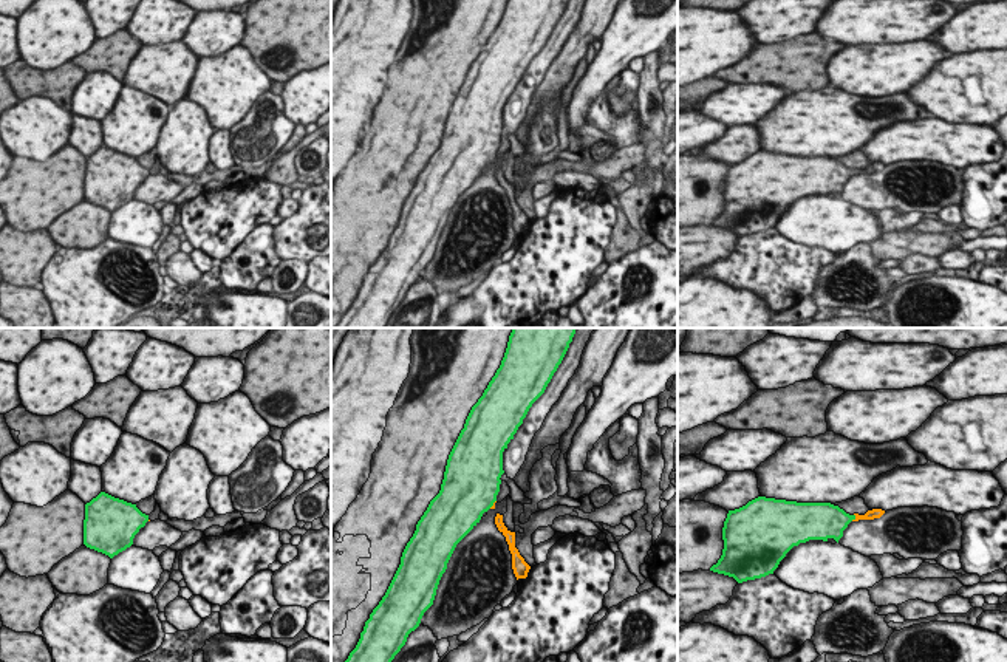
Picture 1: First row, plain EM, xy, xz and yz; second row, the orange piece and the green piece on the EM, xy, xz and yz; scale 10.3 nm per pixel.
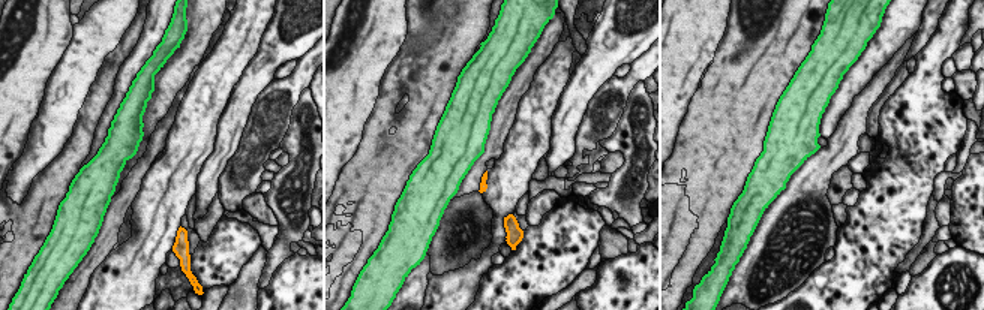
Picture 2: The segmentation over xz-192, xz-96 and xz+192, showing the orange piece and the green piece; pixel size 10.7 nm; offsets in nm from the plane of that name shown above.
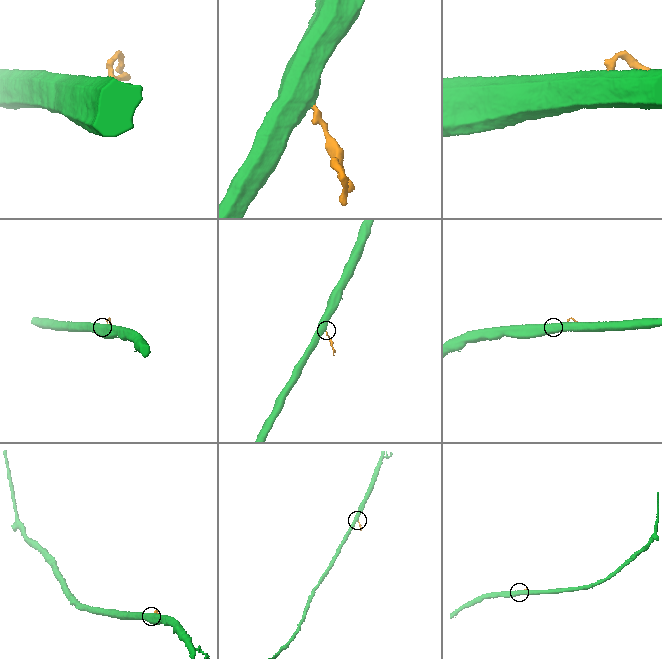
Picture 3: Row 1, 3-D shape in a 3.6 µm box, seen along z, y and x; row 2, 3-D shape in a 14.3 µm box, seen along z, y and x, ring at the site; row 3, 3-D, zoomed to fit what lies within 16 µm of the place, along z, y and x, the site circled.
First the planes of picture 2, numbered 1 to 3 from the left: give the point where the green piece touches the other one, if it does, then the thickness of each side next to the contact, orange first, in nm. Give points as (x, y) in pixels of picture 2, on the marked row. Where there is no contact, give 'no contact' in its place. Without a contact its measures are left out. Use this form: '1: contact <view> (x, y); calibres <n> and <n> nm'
1: no contact
2: no contact
3: no contact

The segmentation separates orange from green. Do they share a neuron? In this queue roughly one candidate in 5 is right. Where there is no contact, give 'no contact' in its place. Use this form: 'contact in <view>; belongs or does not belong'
contact in yz; belongs

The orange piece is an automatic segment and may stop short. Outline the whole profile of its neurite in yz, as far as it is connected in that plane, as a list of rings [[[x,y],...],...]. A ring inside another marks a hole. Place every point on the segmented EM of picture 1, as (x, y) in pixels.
[[[758,496],[739,509],[729,510],[722,527],[722,555],[718,563],[710,568],[710,571],[733,577],[738,583],[761,578],[769,574],[773,574],[780,561],[794,546],[798,546],[800,543],[806,543],[809,540],[828,541],[829,538],[834,538],[838,543],[838,540],[843,537],[843,531],[851,521],[874,520],[880,518],[883,514],[885,510],[882,509],[872,509],[868,510],[865,515],[849,515],[843,509],[831,503],[797,503]]]

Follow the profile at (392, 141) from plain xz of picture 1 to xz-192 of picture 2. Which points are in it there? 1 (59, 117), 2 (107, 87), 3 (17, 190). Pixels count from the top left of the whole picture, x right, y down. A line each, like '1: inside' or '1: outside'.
1: outside
2: inside
3: outside

